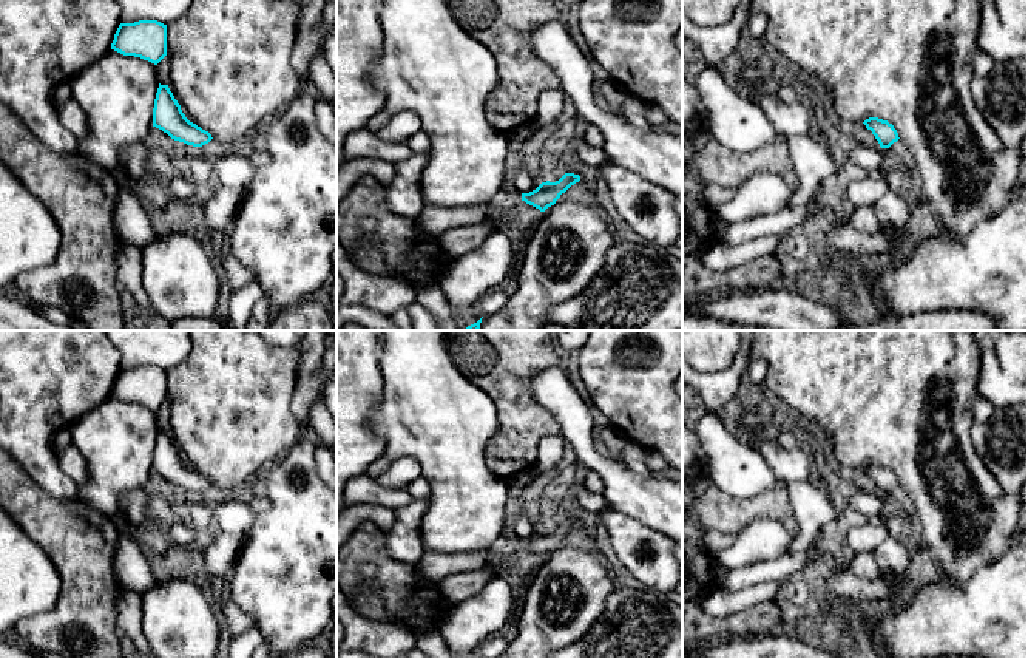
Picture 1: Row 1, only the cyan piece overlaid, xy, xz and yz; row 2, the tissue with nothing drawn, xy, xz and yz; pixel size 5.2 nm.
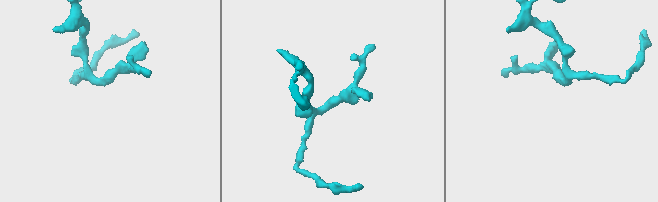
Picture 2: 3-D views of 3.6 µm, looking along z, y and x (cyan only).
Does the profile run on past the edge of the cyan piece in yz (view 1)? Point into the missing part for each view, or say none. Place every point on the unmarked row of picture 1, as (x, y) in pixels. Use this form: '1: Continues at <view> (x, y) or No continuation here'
1: No continuation here

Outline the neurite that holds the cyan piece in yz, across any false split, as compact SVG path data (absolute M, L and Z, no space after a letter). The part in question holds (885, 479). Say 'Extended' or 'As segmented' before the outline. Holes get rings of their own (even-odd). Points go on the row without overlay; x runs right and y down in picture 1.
As segmented. M869 463L863 470L867 476L872 477L881 494L889 494L894 488L900 485L894 471L888 466Z

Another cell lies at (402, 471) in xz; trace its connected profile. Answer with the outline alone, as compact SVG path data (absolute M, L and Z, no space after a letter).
M401 457L392 460L389 470L375 479L375 482L387 490L407 490L409 483L421 477L421 466L414 457Z

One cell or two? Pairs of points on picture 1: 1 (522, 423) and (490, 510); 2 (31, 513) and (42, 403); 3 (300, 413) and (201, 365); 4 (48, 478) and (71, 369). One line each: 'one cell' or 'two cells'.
1: two cells
2: two cells
3: two cells
4: one cell

